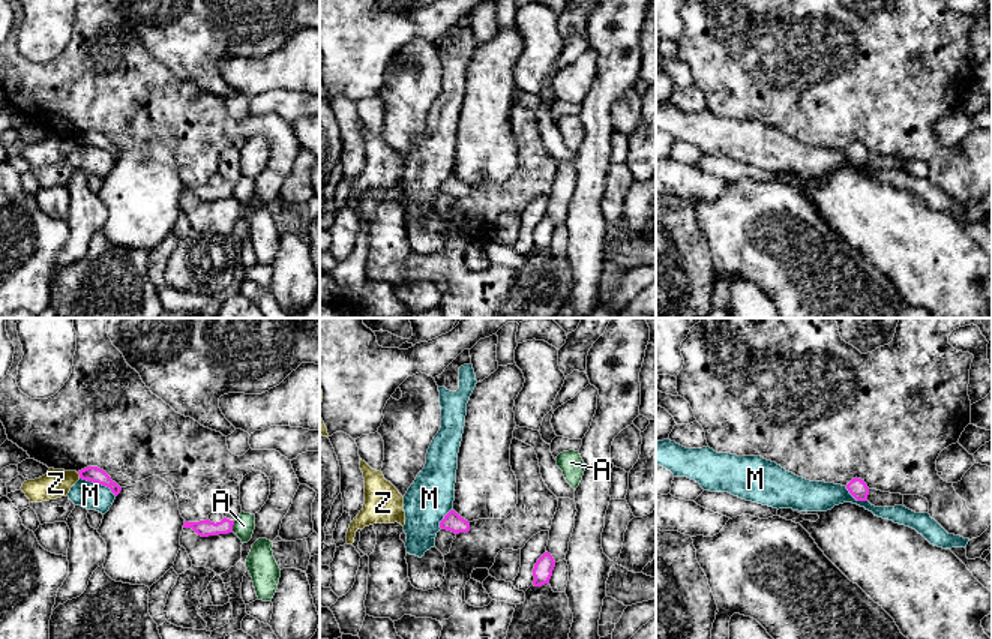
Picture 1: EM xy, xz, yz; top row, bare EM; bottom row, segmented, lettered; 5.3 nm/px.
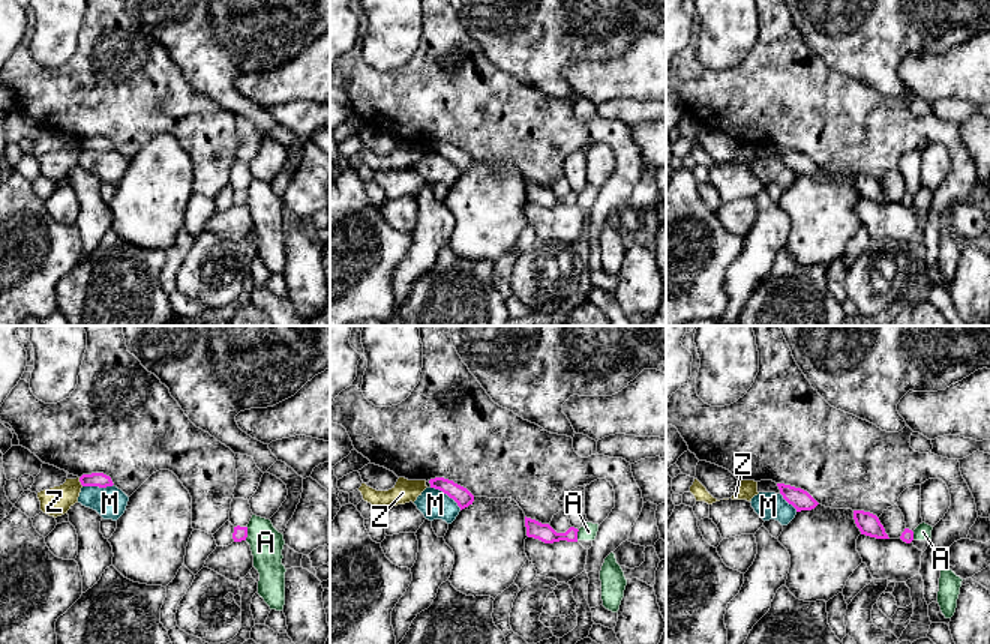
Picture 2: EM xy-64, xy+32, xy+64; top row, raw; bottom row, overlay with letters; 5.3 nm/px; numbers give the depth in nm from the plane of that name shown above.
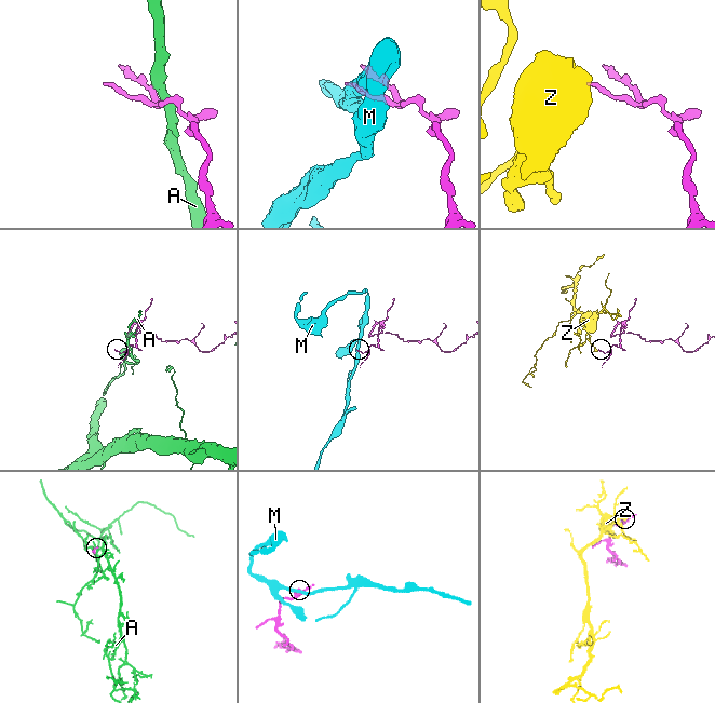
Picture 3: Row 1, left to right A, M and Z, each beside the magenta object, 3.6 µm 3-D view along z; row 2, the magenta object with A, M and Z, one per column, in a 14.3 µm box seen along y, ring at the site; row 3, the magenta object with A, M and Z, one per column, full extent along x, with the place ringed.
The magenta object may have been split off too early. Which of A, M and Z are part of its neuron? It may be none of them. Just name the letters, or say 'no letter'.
no letter

